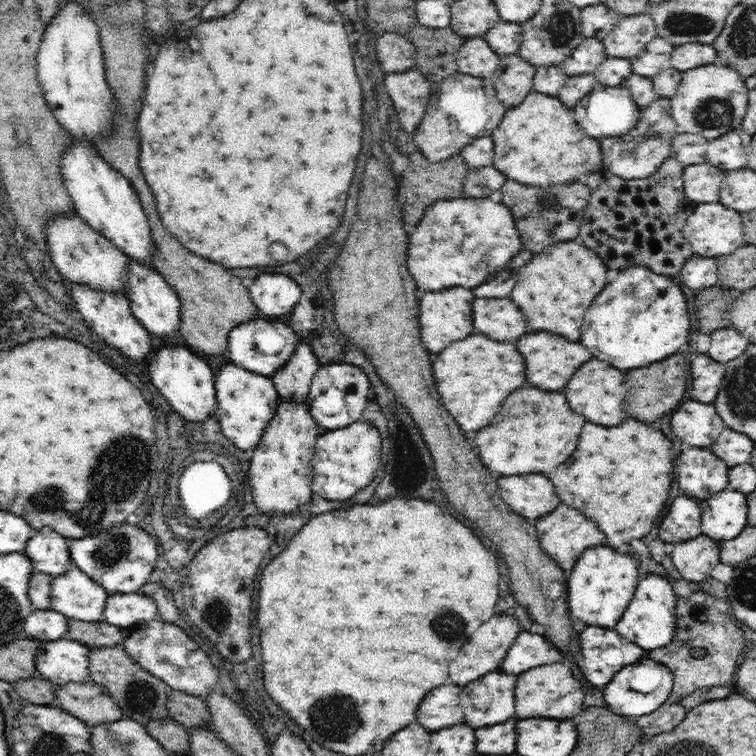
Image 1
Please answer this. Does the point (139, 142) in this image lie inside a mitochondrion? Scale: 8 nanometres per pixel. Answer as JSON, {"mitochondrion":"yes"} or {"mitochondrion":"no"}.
{"mitochondrion":"no"}

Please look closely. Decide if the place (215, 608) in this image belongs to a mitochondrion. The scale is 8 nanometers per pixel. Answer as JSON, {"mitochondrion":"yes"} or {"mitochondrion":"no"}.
{"mitochondrion":"yes"}

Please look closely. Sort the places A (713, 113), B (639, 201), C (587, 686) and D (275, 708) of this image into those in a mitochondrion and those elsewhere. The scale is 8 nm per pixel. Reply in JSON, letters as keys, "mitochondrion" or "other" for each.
{"A":"mitochondrion","B":"other","C":"other","D":"other"}

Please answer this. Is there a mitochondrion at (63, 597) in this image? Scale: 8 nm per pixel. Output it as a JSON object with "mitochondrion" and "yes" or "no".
{"mitochondrion":"no"}

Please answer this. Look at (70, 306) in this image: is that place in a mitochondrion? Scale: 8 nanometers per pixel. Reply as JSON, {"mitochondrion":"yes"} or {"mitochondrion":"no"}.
{"mitochondrion":"no"}

